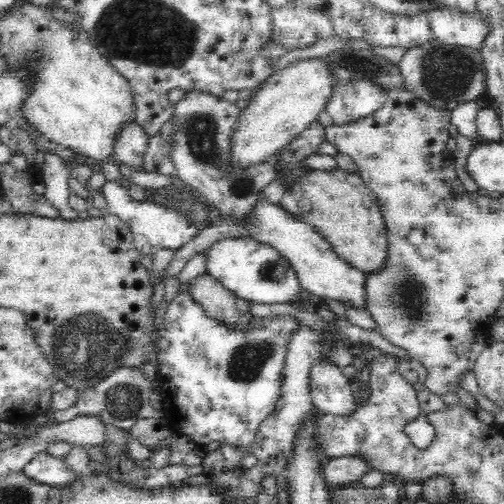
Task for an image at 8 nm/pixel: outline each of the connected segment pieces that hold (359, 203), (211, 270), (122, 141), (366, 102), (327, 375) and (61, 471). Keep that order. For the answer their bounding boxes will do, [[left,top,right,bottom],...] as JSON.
[[279,167,388,275],[206,238,301,304],[114,124,149,172],[325,81,387,125],[308,357,359,416],[23,451,82,490]]

